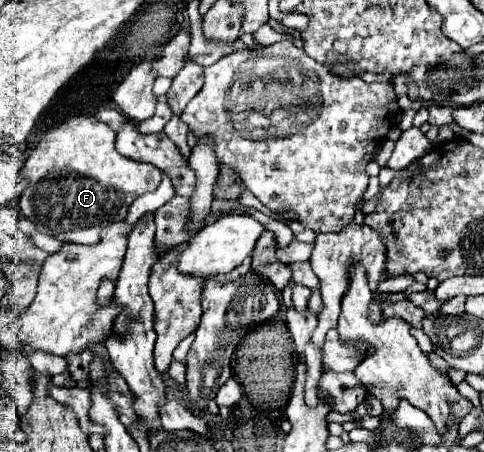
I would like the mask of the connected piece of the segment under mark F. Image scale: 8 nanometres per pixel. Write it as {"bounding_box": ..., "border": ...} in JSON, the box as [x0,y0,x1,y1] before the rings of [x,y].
{"bounding_box":[19,116,163,244],"border":[[[93,116],[69,118],[61,126],[47,132],[27,158],[21,174],[29,180],[29,188],[19,200],[21,214],[29,218],[39,232],[55,236],[61,242],[77,244],[95,244],[105,224],[125,218],[133,200],[145,192],[153,192],[163,178],[161,170],[153,168],[153,164],[125,160],[125,156],[115,150],[115,132],[105,122]]]}

